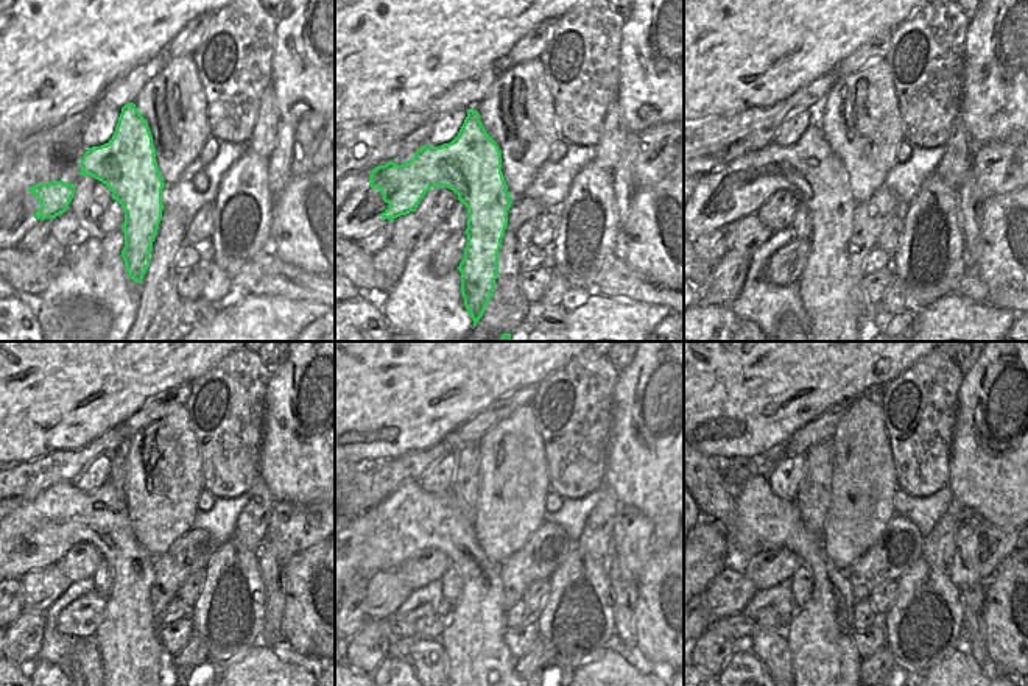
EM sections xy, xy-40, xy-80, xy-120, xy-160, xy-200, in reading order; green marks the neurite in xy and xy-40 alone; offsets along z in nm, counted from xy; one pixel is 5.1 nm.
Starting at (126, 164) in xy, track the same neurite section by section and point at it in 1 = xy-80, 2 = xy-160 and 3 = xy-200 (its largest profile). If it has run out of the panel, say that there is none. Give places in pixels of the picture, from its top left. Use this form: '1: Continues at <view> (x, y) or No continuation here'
1: Continues at xy-80 (809, 169)
2: Continues at xy-160 (410, 519)
3: Continues at xy-200 (820, 635).

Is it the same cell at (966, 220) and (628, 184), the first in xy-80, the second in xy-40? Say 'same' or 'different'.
same

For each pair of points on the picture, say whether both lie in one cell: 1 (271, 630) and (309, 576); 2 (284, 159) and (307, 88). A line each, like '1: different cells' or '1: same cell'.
1: different cells
2: different cells

